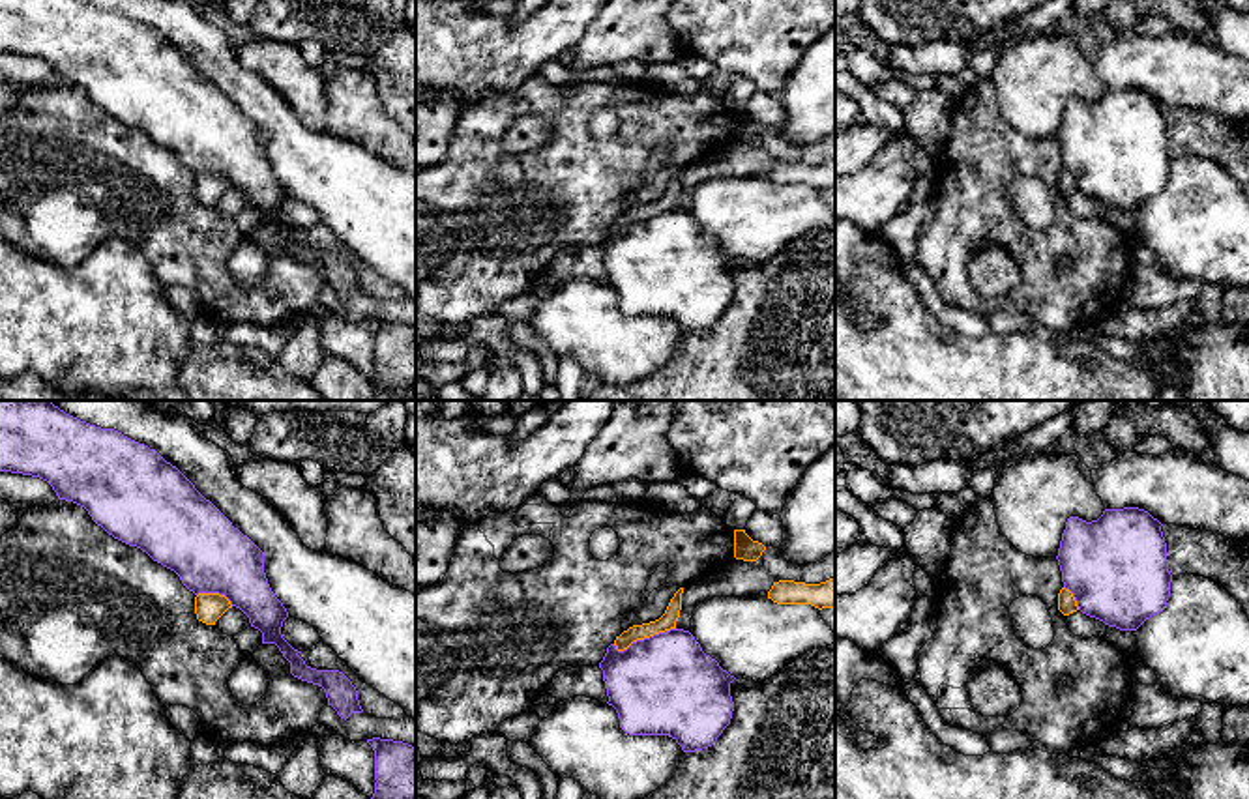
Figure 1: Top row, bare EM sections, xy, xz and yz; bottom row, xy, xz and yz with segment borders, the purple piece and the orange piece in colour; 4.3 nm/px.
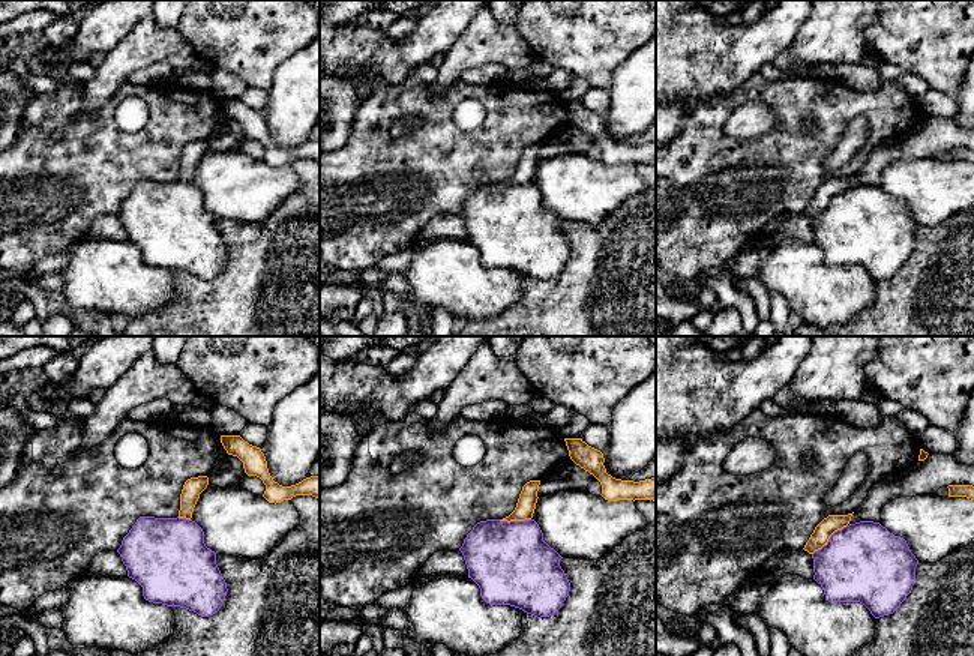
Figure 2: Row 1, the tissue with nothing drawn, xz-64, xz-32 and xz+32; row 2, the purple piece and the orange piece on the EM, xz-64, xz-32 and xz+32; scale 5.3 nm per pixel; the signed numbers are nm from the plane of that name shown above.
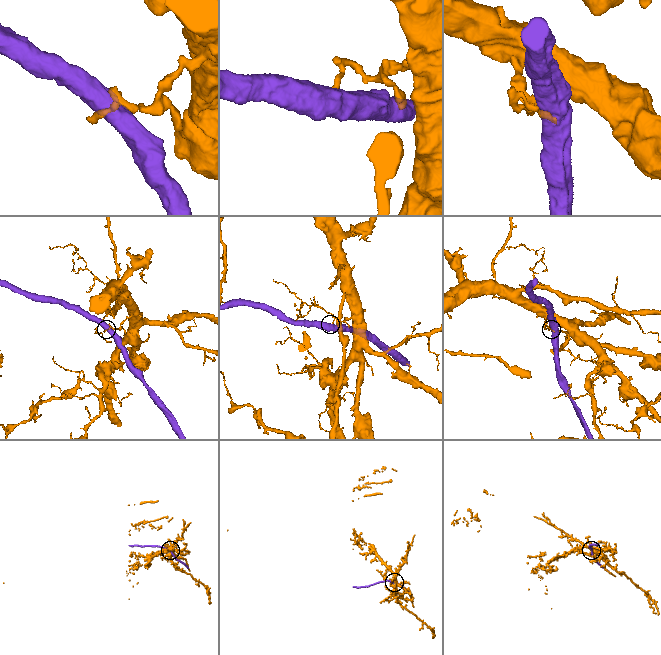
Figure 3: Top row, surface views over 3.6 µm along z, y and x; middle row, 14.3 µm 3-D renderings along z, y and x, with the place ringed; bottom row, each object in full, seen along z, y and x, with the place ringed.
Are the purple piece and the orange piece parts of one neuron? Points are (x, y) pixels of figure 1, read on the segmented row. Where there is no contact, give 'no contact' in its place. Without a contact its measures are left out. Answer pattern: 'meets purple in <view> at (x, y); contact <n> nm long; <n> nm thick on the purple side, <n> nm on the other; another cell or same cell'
meets purple in xz at (645, 639); contact 280 nm long; 440 nm thick on the purple side, 70 nm on the other; another cell

